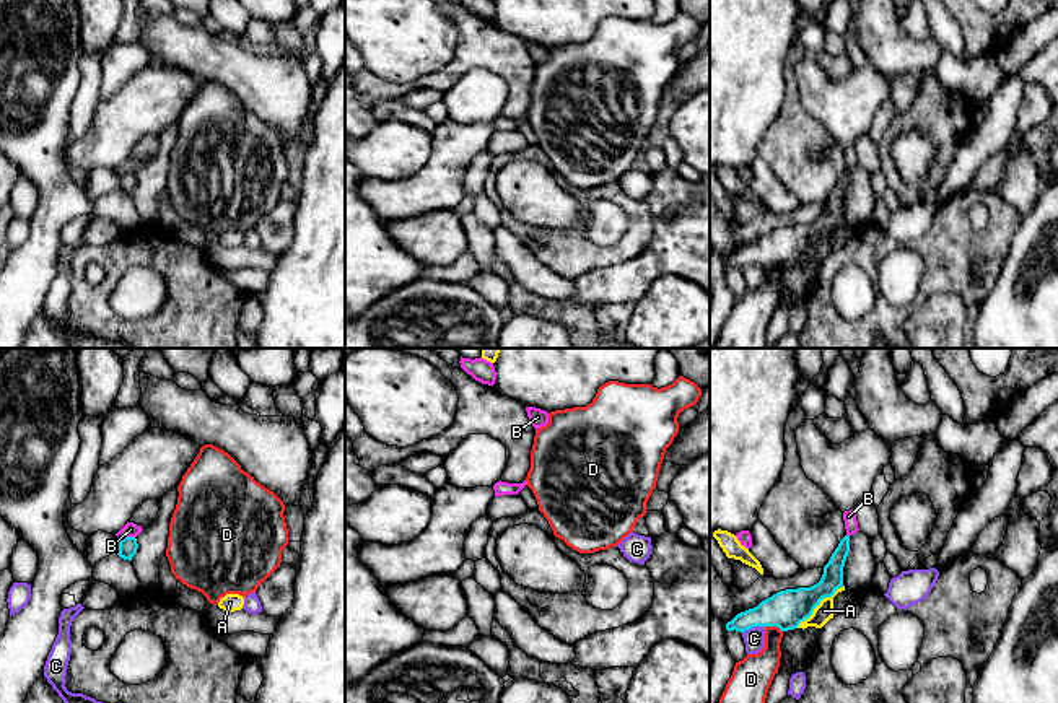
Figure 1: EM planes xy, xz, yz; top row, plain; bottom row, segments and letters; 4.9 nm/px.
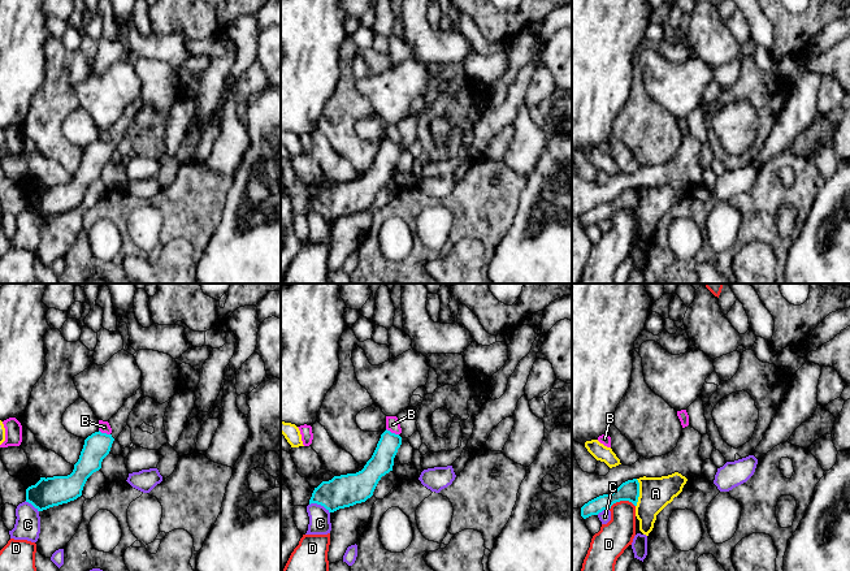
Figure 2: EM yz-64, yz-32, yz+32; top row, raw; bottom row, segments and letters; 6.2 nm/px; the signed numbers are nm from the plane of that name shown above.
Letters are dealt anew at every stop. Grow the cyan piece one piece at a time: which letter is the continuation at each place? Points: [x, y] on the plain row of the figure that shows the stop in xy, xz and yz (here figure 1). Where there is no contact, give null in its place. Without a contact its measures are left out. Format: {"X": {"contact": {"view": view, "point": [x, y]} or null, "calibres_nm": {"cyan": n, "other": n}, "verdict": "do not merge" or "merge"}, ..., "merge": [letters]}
{"A": {"contact": {"view": "yz", "point": [819, 238]}, "calibres_nm": {"cyan": 190, "other": 90}, "verdict": "do not merge"}, "B": {"contact": {"view": "xy", "point": [126, 173]}, "calibres_nm": {"cyan": 100, "other": 70}, "verdict": "do not merge"}, "C": {"contact": {"view": "yz", "point": [752, 262]}, "calibres_nm": {"cyan": 190, "other": 110}, "verdict": "do not merge"}, "D": {"contact": {"view": "yz", "point": [773, 261]}, "calibres_nm": {"cyan": 190, "other": 180}, "verdict": "do not merge"}, "merge": []}

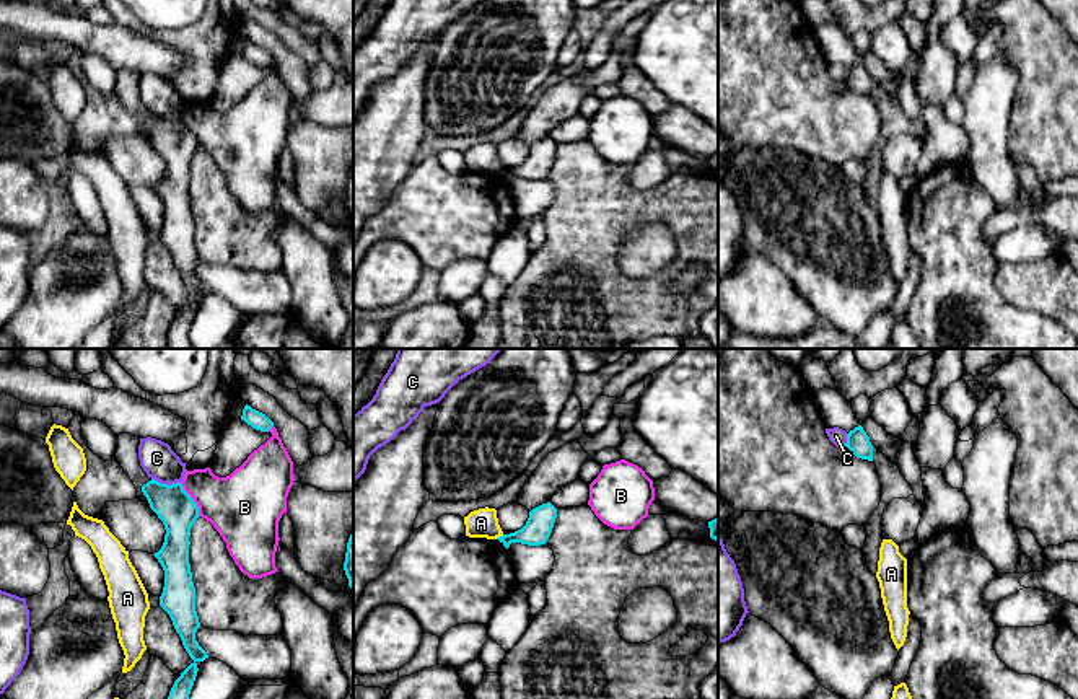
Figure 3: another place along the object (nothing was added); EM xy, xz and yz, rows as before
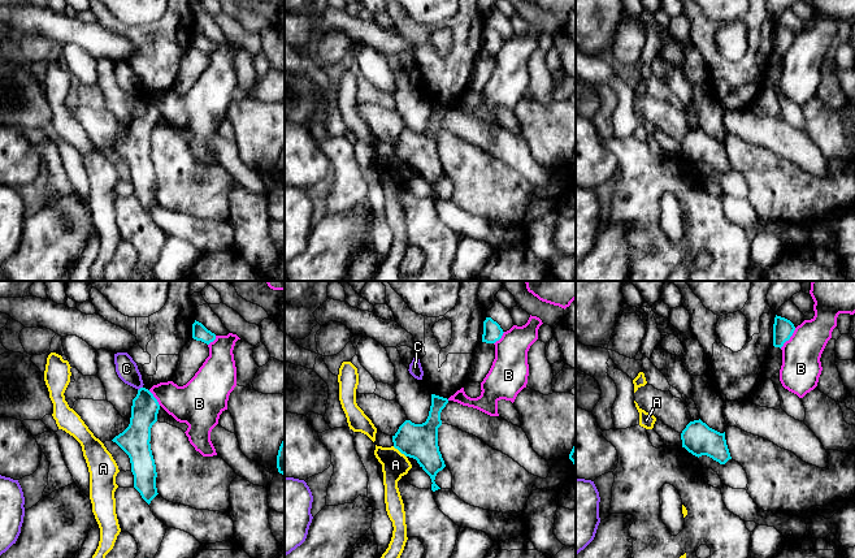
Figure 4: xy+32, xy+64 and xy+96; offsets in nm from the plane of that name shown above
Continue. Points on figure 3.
{"A": {"contact": {"view": "xz", "point": [500, 171]}, "calibres_nm": {"cyan": 140, "other": 140}, "verdict": "do not merge"}, "B": {"contact": {"view": "xy", "point": [192, 134]}, "calibres_nm": {"cyan": 190, "other": 340}, "verdict": "do not merge"}, "C": {"contact": {"view": "xy", "point": [166, 119]}, "calibres_nm": {"cyan": 190, "other": 170}, "verdict": "do not merge"}, "merge": []}

